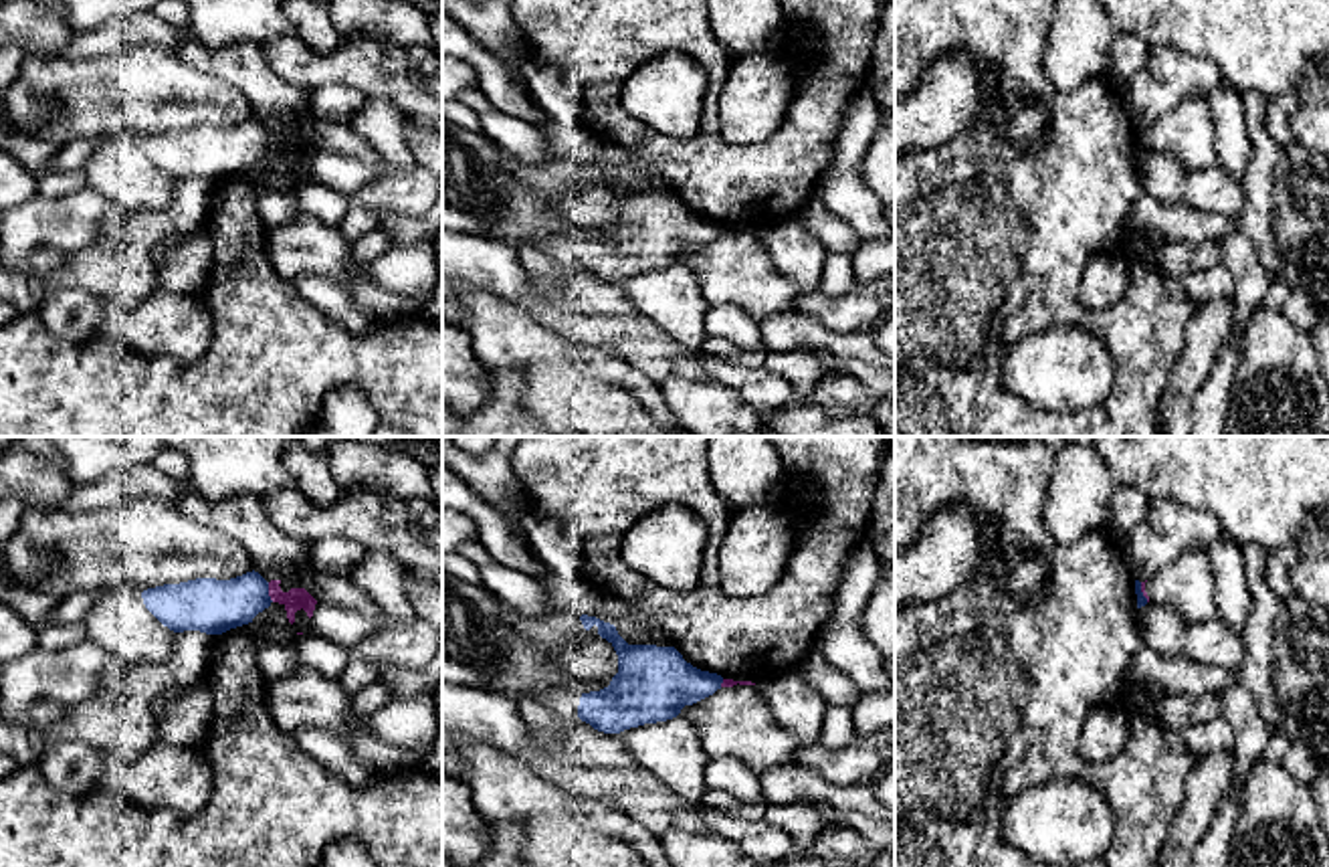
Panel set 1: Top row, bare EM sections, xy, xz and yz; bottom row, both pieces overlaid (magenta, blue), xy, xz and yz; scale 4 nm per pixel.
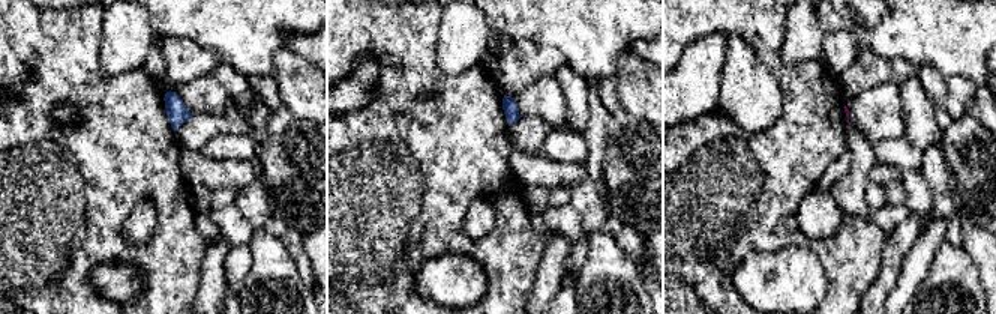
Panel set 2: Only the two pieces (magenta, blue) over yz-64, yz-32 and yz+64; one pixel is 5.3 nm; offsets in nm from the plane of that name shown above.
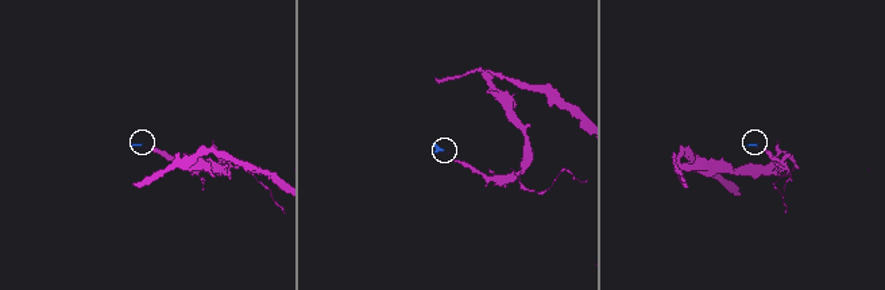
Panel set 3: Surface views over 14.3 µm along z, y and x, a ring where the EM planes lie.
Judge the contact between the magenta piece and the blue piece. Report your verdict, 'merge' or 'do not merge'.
do not merge

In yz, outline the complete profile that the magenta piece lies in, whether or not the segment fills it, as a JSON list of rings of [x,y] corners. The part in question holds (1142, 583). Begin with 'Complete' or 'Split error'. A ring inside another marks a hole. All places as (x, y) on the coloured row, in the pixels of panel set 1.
Split error. [[[1204,550],[1186,552],[1141,582],[1147,602],[1173,606],[1188,624],[1218,620],[1214,572]]]

